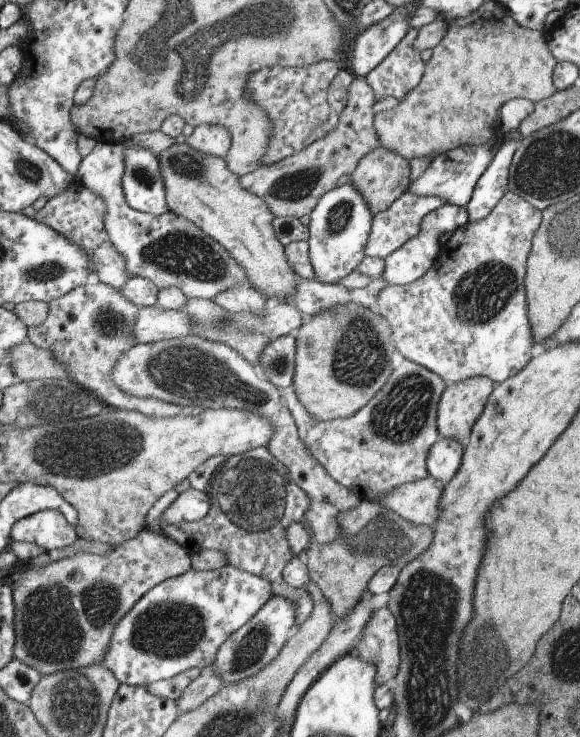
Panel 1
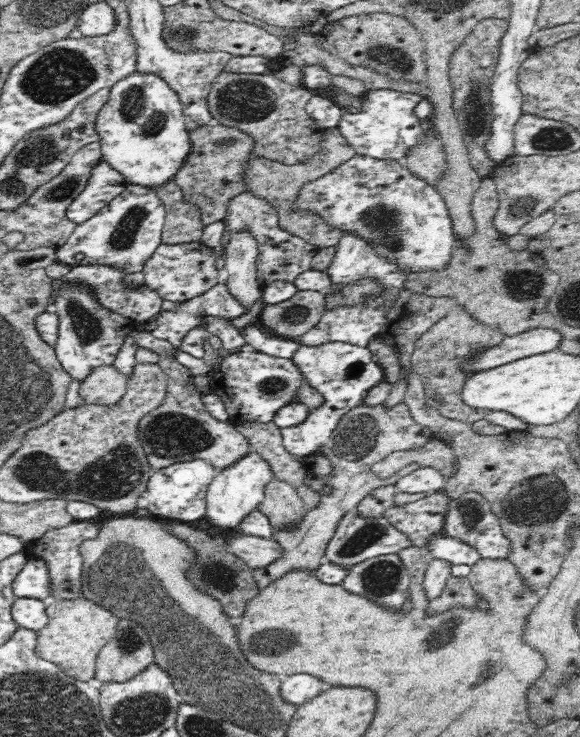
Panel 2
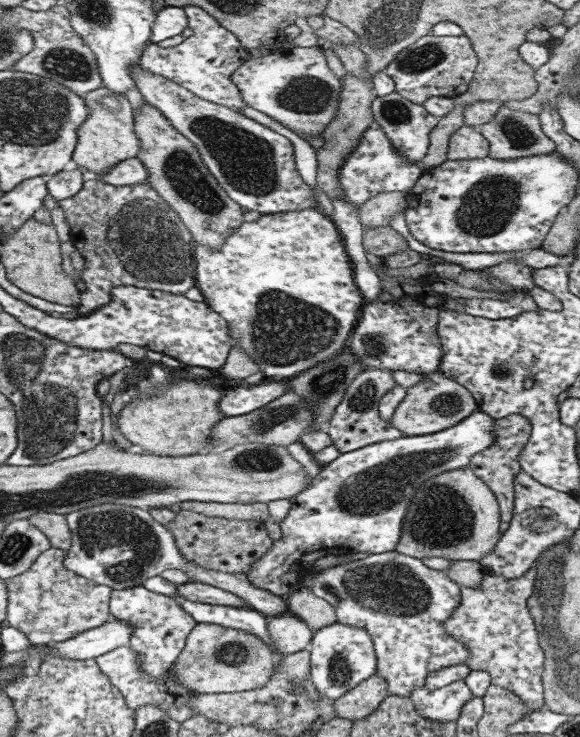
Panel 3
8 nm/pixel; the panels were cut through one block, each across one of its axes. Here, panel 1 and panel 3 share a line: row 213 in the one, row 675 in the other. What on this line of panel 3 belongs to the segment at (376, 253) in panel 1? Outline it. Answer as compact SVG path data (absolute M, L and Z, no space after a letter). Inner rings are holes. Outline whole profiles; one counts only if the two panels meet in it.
M398 551L368 554L366 558L340 563L318 573L308 572L303 580L298 578L298 584L329 602L334 607L338 622L366 629L372 635L378 659L376 673L386 679L388 694L411 696L414 689L426 684L426 678L432 672L458 664L466 665L466 660L470 658L470 649L466 649L464 643L448 635L448 631L444 629L444 622L460 604L460 587L446 576L445 571L430 569L421 559Z

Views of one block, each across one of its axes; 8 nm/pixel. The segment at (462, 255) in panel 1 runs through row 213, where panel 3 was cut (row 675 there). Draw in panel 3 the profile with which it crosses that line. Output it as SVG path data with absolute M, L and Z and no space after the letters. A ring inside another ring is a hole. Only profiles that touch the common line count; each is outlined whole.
M533 567L524 576L514 580L506 580L502 576L496 576L494 572L485 568L480 588L460 587L460 604L452 612L452 616L444 622L444 629L448 631L448 635L452 635L454 639L464 643L466 649L470 649L470 658L466 660L466 665L470 670L486 670L490 673L492 685L506 687L509 691L516 693L532 710L543 710L546 707L541 676L543 675L543 665L546 662L544 662L544 649L538 641L540 630L537 628L535 618L529 613L527 601L536 590L534 588L536 578L536 568Z

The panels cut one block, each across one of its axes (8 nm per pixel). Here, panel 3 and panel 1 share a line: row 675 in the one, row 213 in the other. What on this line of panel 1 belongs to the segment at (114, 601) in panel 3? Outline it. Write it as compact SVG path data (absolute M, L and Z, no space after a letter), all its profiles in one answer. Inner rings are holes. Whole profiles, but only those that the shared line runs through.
M130 146L127 151L127 165L122 178L126 202L133 209L151 215L160 216L168 212L158 158L150 150L138 146Z

